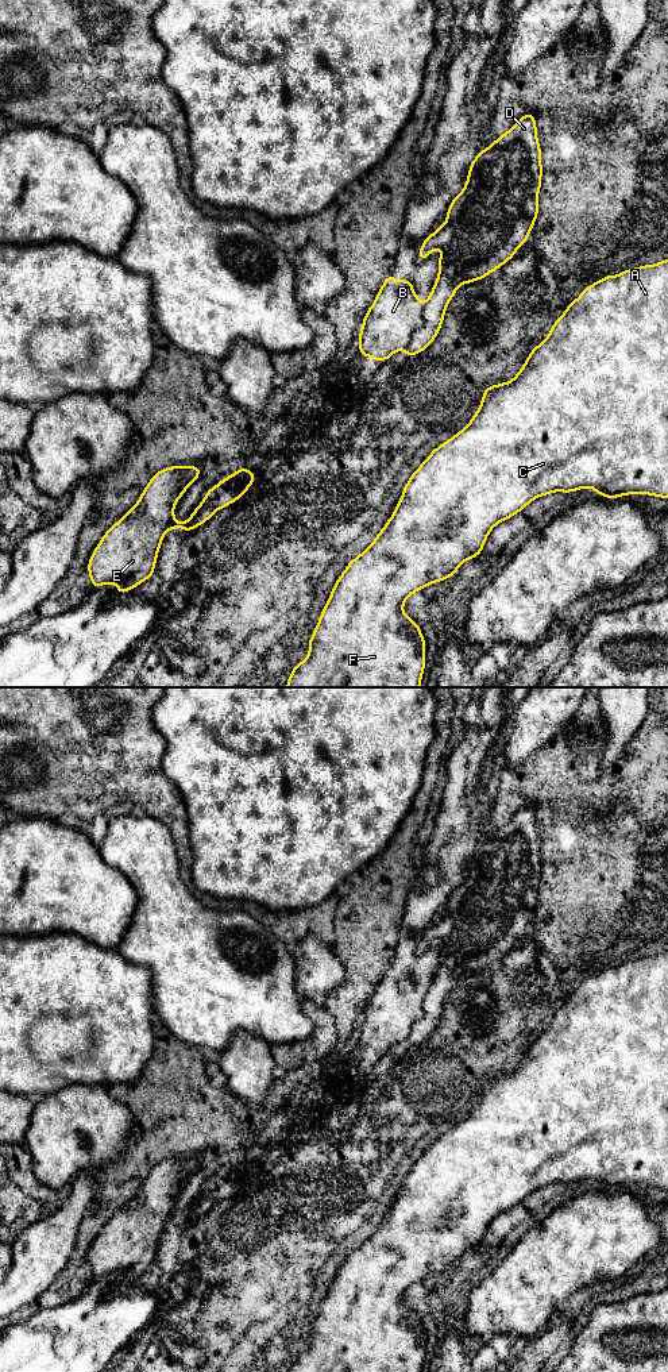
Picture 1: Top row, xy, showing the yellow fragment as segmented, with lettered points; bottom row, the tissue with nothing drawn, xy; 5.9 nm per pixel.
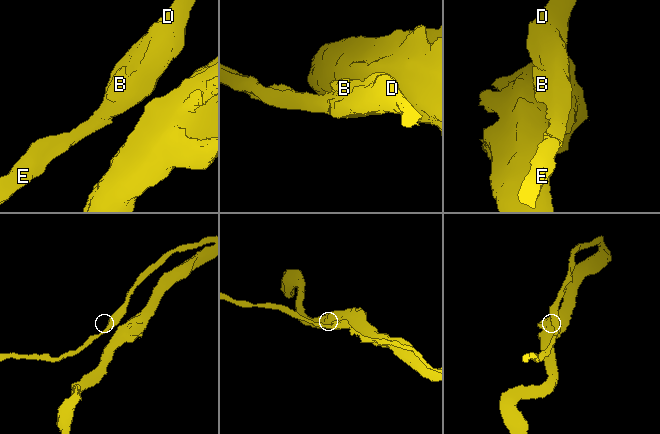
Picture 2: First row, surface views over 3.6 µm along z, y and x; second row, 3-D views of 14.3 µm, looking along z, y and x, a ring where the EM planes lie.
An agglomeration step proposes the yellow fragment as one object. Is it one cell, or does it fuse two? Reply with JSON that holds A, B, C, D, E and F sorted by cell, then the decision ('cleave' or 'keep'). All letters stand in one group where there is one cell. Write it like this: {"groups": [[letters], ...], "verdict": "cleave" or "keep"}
{"groups": [["A", "C", "D", "E", "F"], ["B"]], "verdict": "cleave"}

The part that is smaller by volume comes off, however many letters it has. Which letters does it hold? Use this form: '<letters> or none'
B

